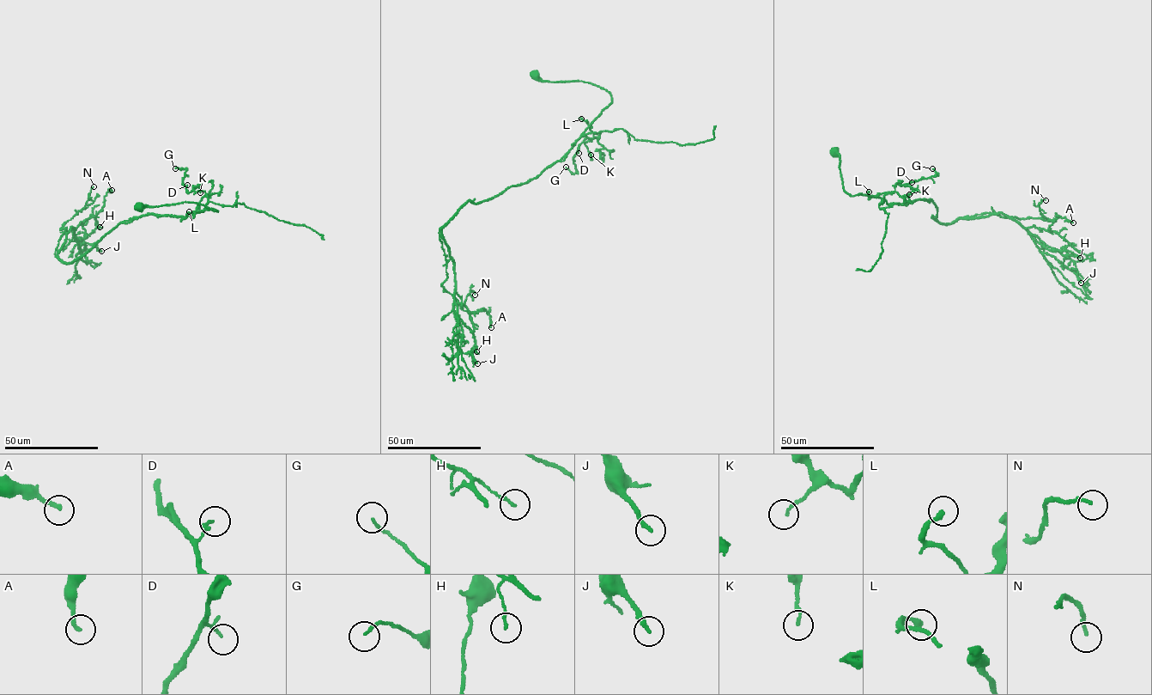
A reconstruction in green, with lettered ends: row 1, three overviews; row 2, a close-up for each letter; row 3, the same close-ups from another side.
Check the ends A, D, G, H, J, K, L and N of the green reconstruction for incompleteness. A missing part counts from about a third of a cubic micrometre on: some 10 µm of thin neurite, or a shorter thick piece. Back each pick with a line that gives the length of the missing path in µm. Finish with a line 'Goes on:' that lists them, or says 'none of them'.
Goes on: none of them

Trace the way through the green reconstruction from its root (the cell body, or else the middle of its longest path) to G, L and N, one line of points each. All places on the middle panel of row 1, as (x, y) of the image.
G: (536, 75), (590, 82), (610, 94), (581, 135), (600, 131), (599, 138), (579, 146), (574, 173), (566, 167)
L: (536, 75), (608, 91), (612, 102), (581, 135), (599, 136), (581, 118)
N: (536, 75), (590, 82), (612, 102), (560, 160), (467, 202), (439, 229), (441, 285), (462, 307), (475, 295)

